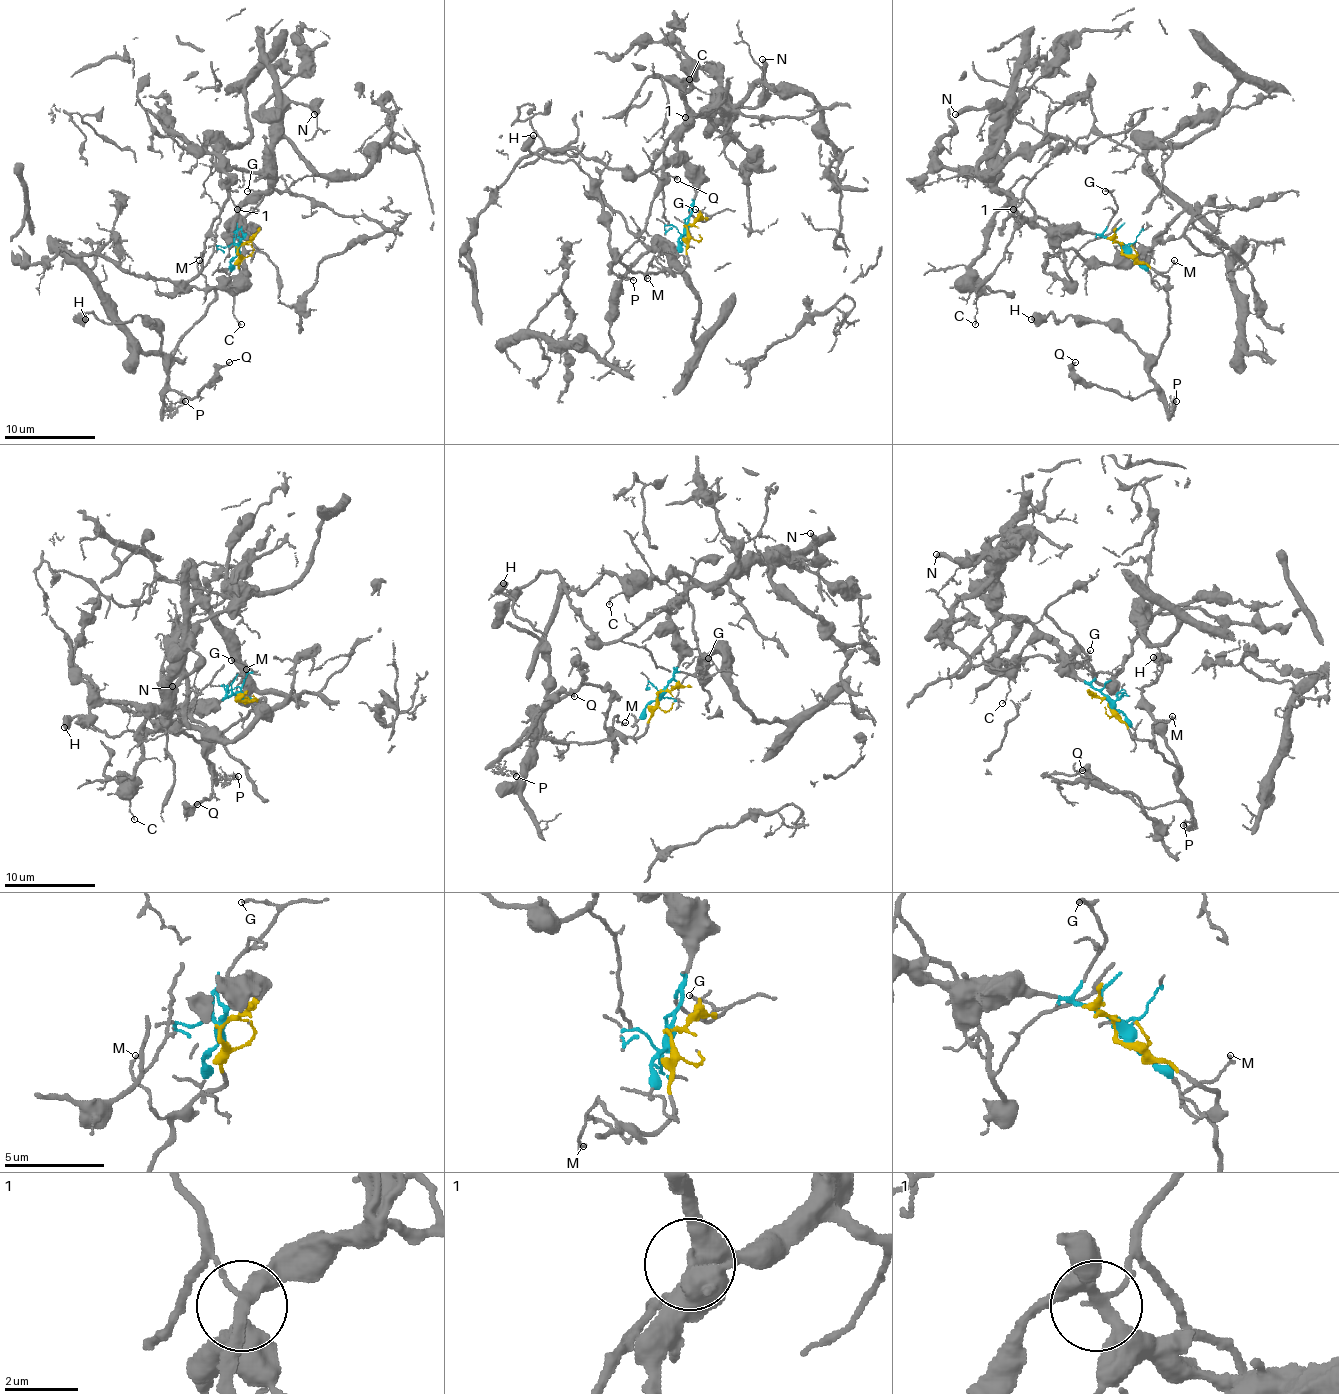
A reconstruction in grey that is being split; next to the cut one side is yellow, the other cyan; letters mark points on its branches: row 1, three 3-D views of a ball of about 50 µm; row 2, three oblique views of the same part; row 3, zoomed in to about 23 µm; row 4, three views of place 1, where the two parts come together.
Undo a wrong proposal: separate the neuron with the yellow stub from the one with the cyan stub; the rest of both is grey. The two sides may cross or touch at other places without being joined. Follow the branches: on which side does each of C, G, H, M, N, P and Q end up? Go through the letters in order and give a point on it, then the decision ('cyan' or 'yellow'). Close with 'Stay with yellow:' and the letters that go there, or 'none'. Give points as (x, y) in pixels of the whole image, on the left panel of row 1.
C: at (241, 324); cyan
G: at (247, 191); cyan
H: at (85, 319); yellow
M: at (199, 260); yellow
N: at (314, 114); cyan
P: at (185, 401); yellow
Q: at (229, 362); yellow
Stay with yellow: H, M, P, Q

